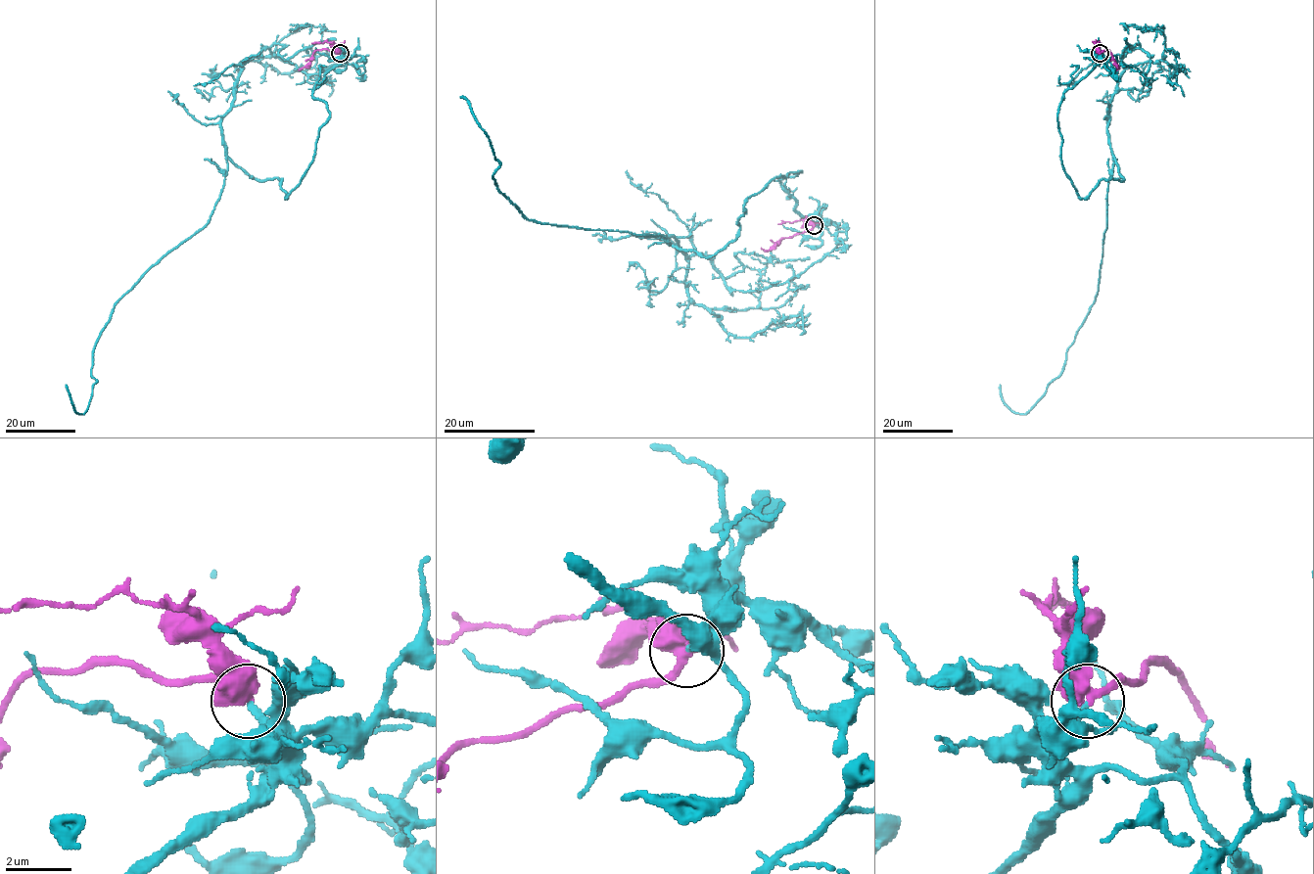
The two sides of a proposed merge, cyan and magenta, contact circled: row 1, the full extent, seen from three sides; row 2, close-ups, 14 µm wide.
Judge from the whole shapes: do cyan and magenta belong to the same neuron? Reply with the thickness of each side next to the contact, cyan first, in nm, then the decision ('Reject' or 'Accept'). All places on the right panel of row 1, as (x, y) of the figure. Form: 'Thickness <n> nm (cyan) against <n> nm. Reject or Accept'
Thickness 220 nm (cyan) against 460 nm. Accept

